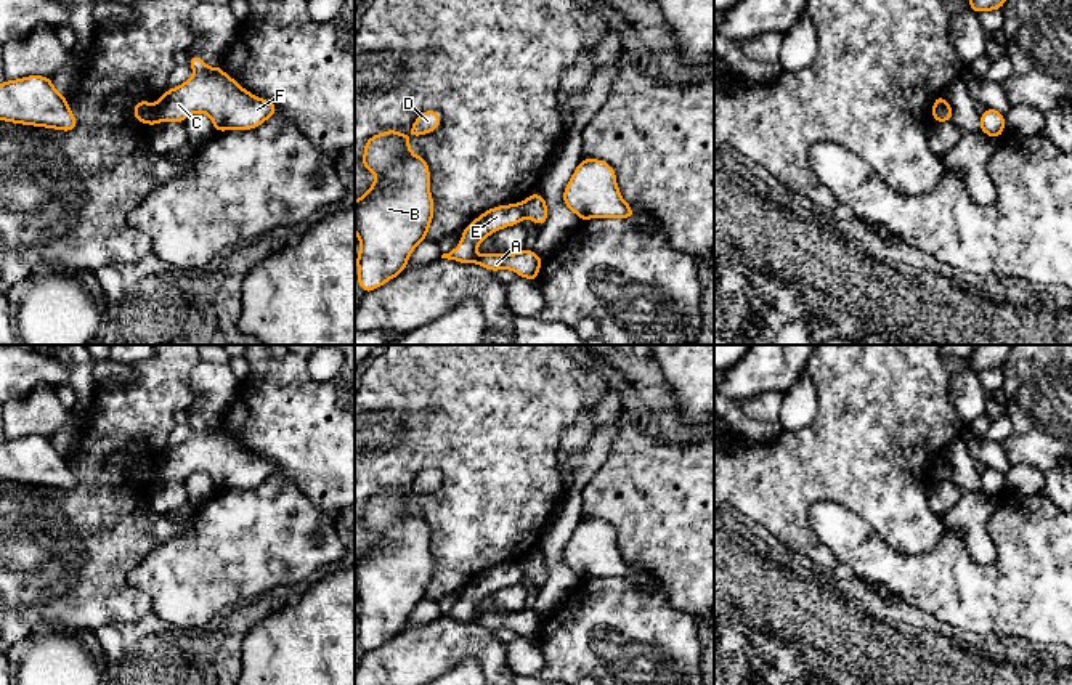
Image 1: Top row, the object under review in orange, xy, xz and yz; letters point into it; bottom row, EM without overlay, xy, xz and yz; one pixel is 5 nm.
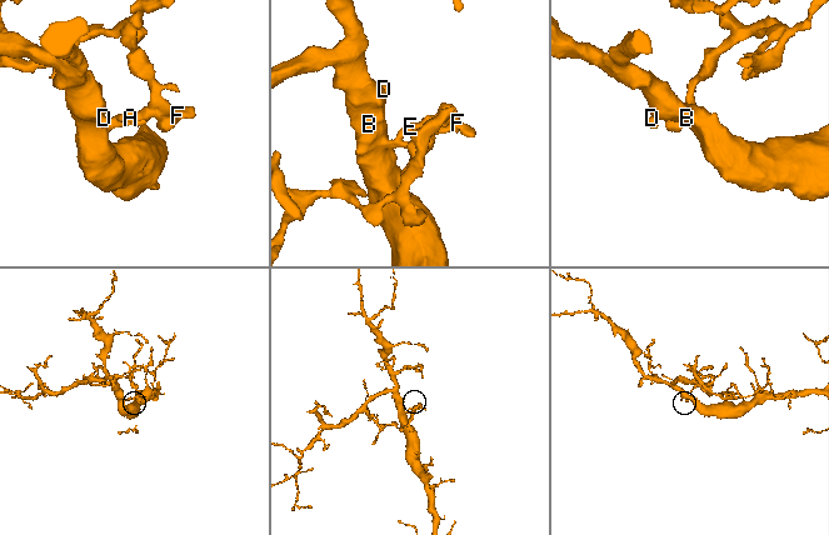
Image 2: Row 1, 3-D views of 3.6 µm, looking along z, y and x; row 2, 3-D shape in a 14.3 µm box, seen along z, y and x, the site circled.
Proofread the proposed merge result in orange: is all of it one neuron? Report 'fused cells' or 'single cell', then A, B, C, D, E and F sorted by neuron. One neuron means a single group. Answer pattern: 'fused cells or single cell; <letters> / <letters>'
fused cells; A B D E / C F

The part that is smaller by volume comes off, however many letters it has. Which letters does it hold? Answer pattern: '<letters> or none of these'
C, F

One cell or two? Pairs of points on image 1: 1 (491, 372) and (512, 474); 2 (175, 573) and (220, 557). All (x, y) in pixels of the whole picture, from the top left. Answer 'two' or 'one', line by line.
1: one
2: one

